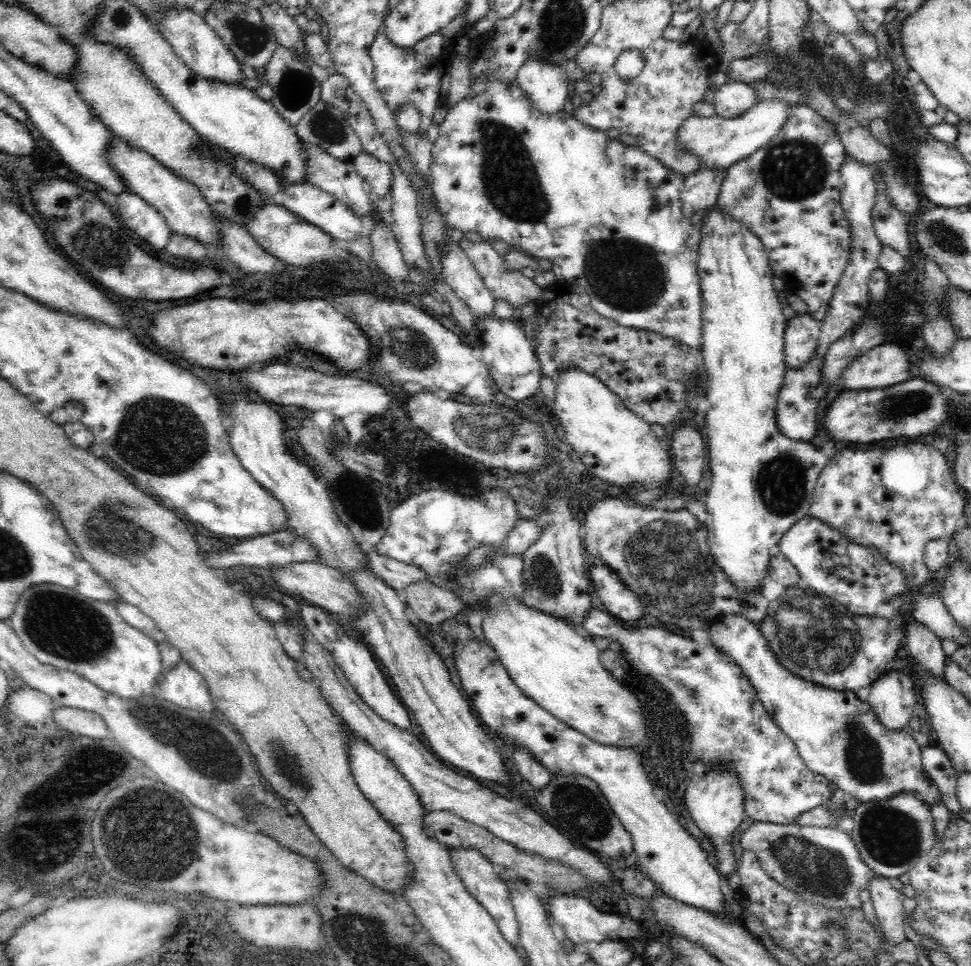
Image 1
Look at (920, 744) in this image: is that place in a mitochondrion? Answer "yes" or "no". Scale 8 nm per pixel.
no

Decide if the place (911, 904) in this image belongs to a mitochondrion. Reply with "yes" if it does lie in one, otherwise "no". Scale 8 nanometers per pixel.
no

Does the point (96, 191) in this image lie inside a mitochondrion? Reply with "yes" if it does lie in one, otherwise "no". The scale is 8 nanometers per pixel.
no

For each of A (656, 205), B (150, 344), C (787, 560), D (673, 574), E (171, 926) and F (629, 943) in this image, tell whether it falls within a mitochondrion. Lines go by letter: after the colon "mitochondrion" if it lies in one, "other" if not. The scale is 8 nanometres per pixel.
A: other
B: other
C: other
D: mitochondrion
E: other
F: other

